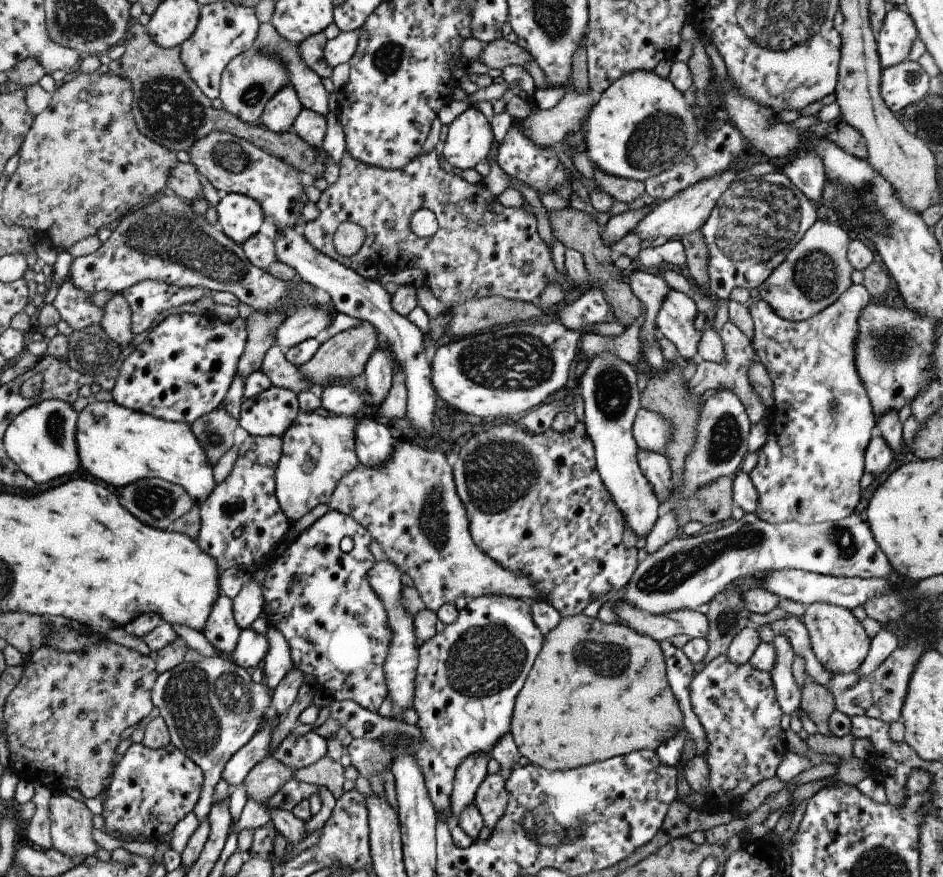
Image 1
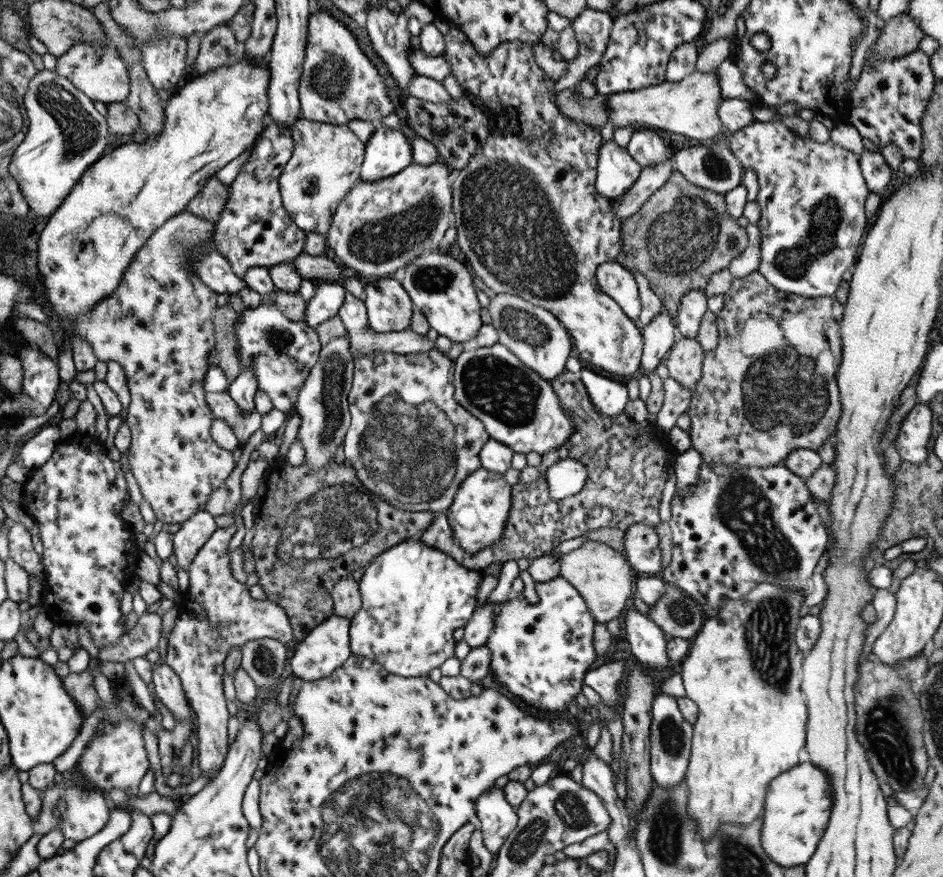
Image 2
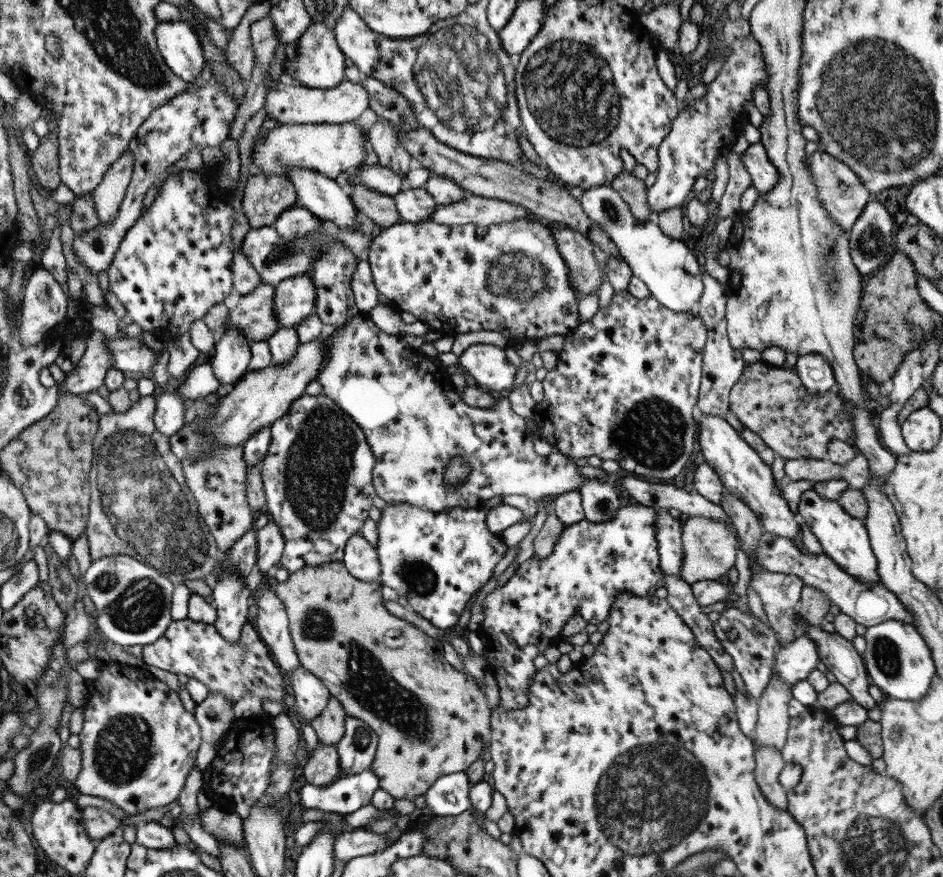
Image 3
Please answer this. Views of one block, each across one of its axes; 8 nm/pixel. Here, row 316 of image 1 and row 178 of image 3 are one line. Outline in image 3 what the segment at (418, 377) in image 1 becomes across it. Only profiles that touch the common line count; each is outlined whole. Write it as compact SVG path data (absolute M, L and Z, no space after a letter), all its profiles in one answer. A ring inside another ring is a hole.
M363 162L361 166L358 166L356 169L360 168L360 171L350 179L349 187L354 186L354 184L364 184L370 192L380 192L384 196L394 197L398 192L404 190L404 178L400 178L398 173L395 173L393 170L386 168L382 165L365 165Z

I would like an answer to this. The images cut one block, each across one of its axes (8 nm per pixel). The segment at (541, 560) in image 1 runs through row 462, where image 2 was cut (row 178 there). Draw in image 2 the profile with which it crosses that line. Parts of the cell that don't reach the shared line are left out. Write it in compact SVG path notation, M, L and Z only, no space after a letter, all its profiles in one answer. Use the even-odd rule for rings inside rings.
M436 16L433 19L433 23L444 35L445 52L442 56L444 56L446 61L450 61L452 77L466 91L467 97L486 115L489 114L488 103L499 100L500 105L502 105L502 111L504 111L504 118L508 119L504 128L498 128L496 134L490 130L486 142L474 151L474 154L469 158L469 163L460 169L458 178L454 180L454 184L451 187L453 212L457 230L455 240L457 240L458 246L464 252L467 262L472 266L472 270L494 292L497 294L506 293L507 295L519 296L530 304L544 307L556 316L562 327L568 332L568 335L570 334L572 336L572 340L574 340L574 354L578 358L588 360L588 362L592 362L594 366L598 366L598 368L602 368L606 372L612 372L612 374L618 374L618 376L631 376L632 378L641 369L641 356L643 353L641 327L636 321L633 321L624 314L621 306L613 298L602 292L596 278L596 271L600 264L617 260L618 253L621 251L622 236L622 219L613 211L613 202L604 196L600 196L595 188L599 148L602 146L600 130L592 128L592 126L586 126L582 122L574 122L570 118L564 118L564 114L556 106L555 99L557 95L554 94L555 82L545 78L544 73L540 70L538 64L536 64L536 60L534 60L534 49L532 49L533 44L528 44L528 42L521 40L506 41L492 50L490 56L486 58L478 55L478 50L470 43L468 37L448 19Z

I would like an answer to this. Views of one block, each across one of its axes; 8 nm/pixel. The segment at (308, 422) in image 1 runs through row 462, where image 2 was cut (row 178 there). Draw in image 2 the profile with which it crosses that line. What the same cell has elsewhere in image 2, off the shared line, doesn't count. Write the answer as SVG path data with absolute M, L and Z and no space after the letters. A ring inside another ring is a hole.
M302 117L290 130L293 153L278 178L283 207L298 228L325 235L336 206L359 180L365 144L347 125L324 124Z

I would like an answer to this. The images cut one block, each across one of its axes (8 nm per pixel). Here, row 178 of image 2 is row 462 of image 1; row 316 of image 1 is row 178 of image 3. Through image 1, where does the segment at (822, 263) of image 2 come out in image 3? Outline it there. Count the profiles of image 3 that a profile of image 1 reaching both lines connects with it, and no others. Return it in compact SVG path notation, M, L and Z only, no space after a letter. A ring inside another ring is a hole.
M761 142L751 144L741 153L741 159L752 178L752 187L759 194L766 195L776 187L781 174L769 159L766 148ZM815 151L807 158L807 170L811 172L814 185L818 189L818 200L827 210L834 222L837 222L845 232L850 232L856 219L862 214L866 204L872 200L868 189L858 176L850 170L843 162L836 160L831 154L822 151Z

